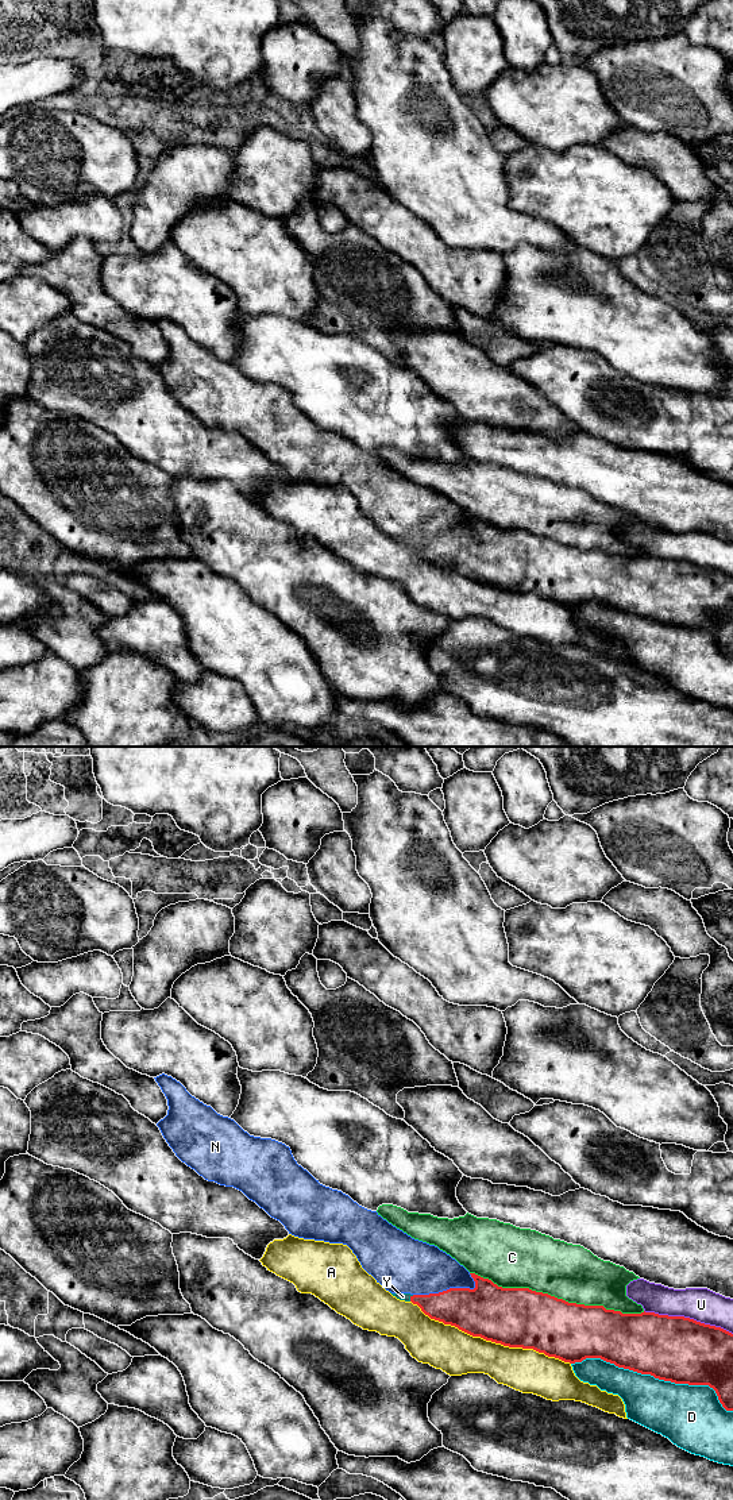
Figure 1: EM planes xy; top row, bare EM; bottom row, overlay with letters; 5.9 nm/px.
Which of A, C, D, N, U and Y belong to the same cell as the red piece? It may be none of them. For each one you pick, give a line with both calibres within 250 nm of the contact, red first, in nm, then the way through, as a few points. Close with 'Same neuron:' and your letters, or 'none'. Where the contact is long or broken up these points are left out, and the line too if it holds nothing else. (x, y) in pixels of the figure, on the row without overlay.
Y: Thickness 200 nm (red) against 50 nm. Path across: xy (451, 551), (435, 550), (411, 542), (402, 540)
Same neuron: Y

